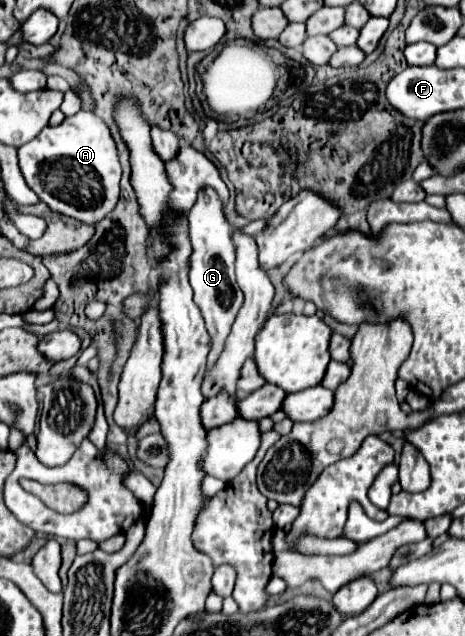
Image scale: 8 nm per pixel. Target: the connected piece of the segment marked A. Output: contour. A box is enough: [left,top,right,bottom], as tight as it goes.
[19,112,121,224]

